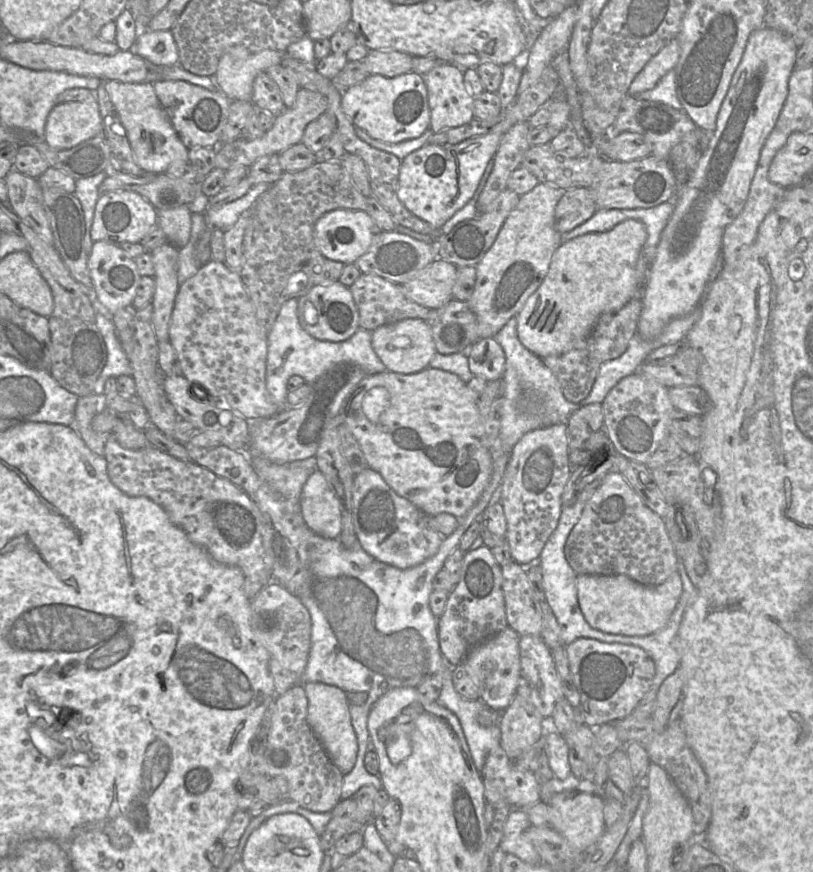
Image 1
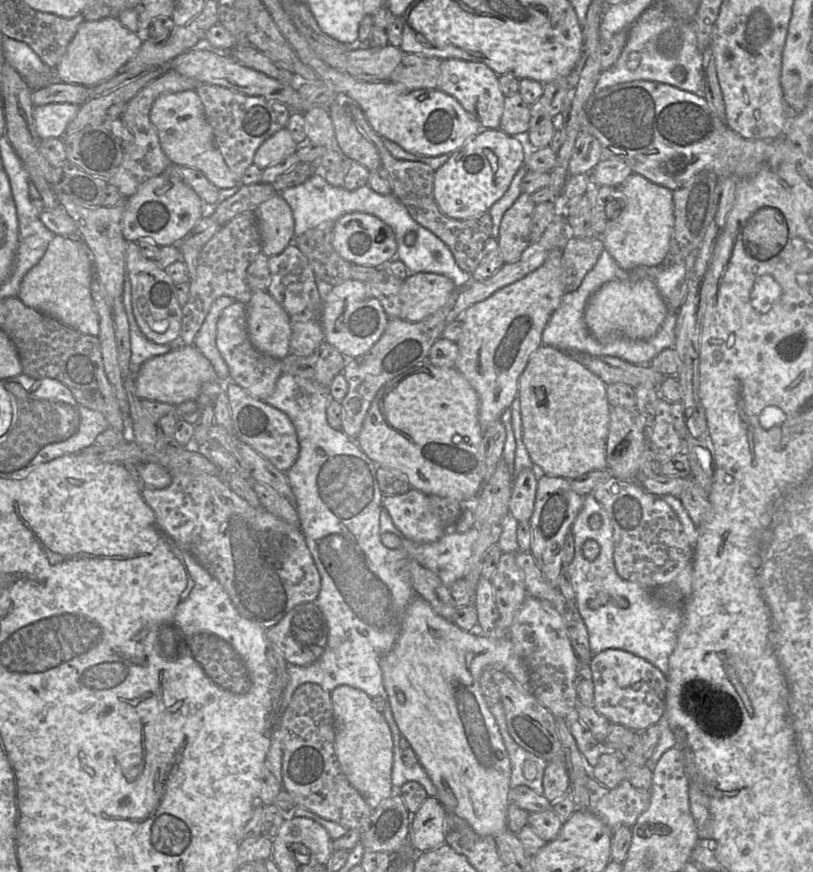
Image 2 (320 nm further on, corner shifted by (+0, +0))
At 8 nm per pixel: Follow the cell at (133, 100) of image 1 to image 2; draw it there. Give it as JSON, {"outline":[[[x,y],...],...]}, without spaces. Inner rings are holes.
{"outline":[[[195,90],[159,96],[151,107],[150,121],[157,130],[163,152],[172,164],[202,171],[219,189],[239,186],[239,178],[229,169],[215,145],[212,127],[206,120],[204,106]]]}

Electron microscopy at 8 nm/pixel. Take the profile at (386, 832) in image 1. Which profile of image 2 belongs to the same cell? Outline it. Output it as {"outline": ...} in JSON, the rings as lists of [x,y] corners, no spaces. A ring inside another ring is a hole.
{"outline":[[[428,796],[417,812],[411,816],[408,843],[420,852],[443,844],[446,814],[438,798]]]}

